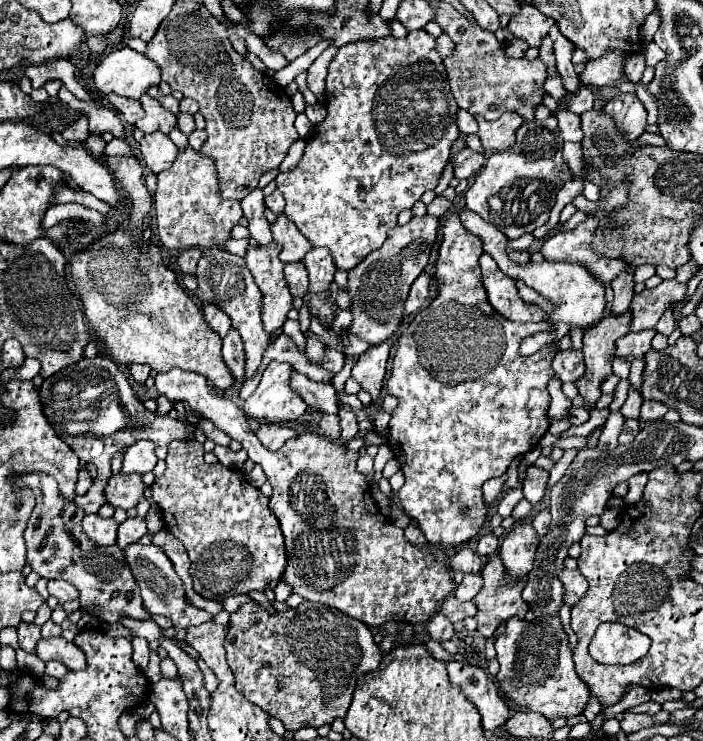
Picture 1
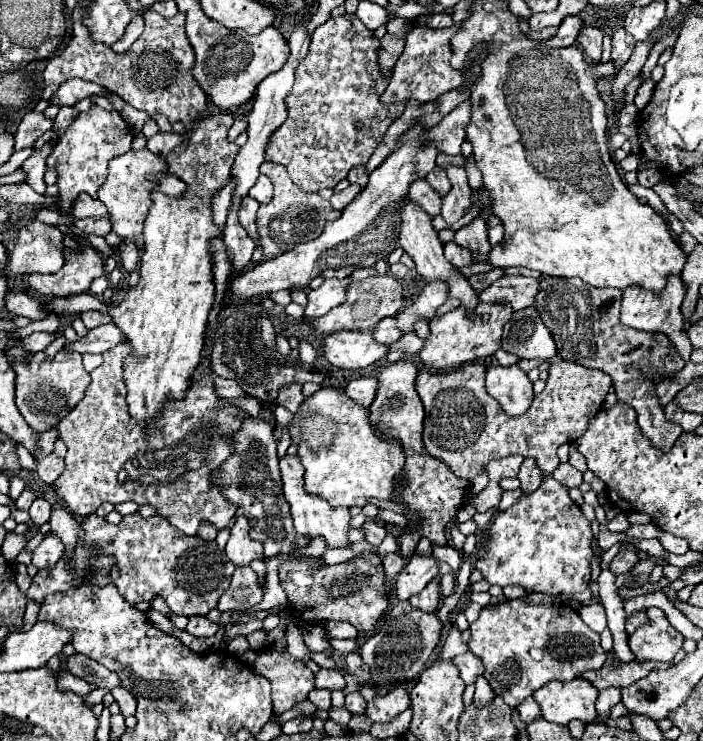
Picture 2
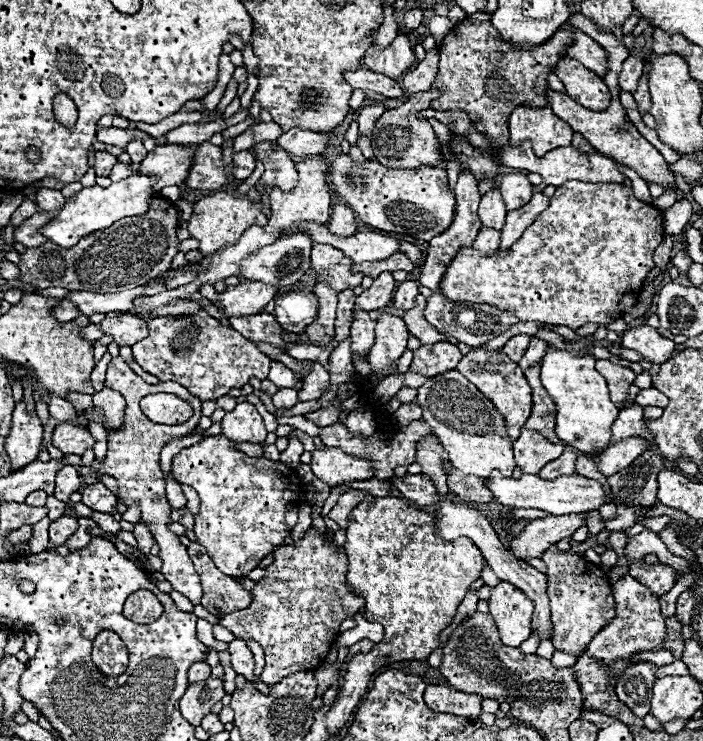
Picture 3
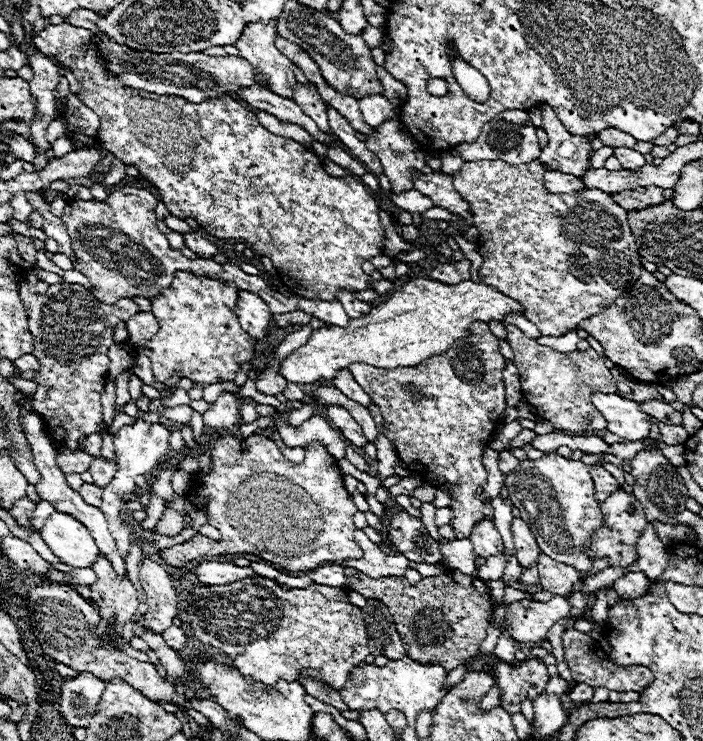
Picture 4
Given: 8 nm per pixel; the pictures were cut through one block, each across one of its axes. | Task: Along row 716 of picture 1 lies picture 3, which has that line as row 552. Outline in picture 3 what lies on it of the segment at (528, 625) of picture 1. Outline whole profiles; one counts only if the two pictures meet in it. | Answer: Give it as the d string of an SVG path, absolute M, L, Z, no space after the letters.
M556 546L544 552L542 560L548 566L548 598L550 612L554 622L554 638L552 644L560 652L580 654L590 644L594 634L602 630L602 626L610 624L616 616L616 604L612 598L612 586L596 564L586 560L584 556L574 556L570 552L558 552Z

